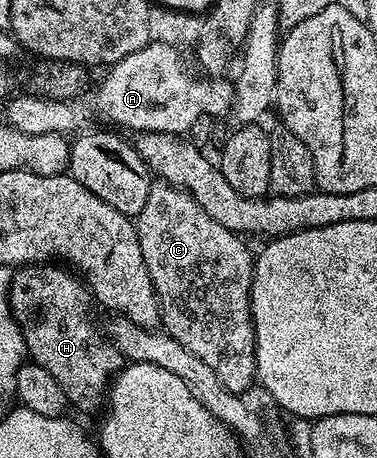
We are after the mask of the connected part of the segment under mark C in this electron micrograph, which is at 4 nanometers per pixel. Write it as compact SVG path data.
M165 182L151 183L148 202L144 202L144 210L136 218L136 227L140 250L162 307L161 325L166 334L180 342L184 350L196 354L228 390L246 394L250 387L255 387L258 378L257 340L250 301L256 256L253 251L250 253L246 245L249 243L239 233L220 226L220 222L196 202L193 194Z

